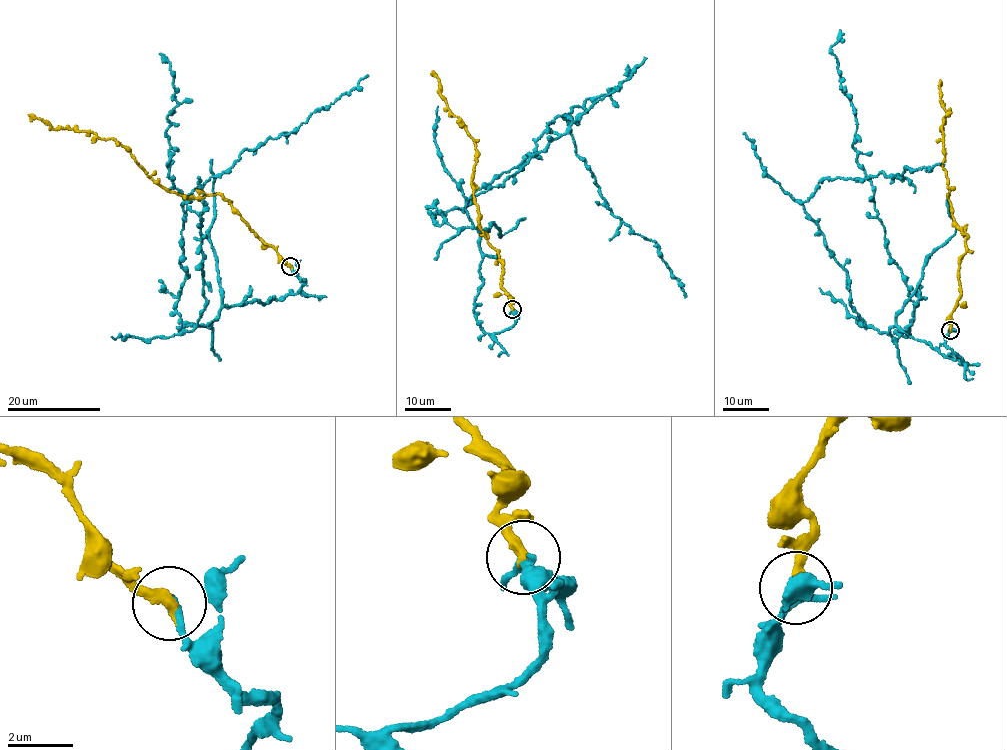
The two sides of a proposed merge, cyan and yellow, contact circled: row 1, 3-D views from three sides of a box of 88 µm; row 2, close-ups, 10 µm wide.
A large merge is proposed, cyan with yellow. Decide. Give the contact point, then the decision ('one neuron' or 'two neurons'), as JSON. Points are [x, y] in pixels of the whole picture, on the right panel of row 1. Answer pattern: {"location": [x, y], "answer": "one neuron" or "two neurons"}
{"location": [950, 330], "answer": "one neuron"}

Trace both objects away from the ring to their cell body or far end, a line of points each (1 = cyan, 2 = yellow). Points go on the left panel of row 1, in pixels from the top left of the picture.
1: (291, 266), (306, 282), (297, 292), (224, 306), (196, 327), (203, 237), (187, 197), (368, 76)
2: (291, 266), (220, 195), (185, 198), (146, 174), (131, 152), (114, 140), (55, 129), (28, 114)

